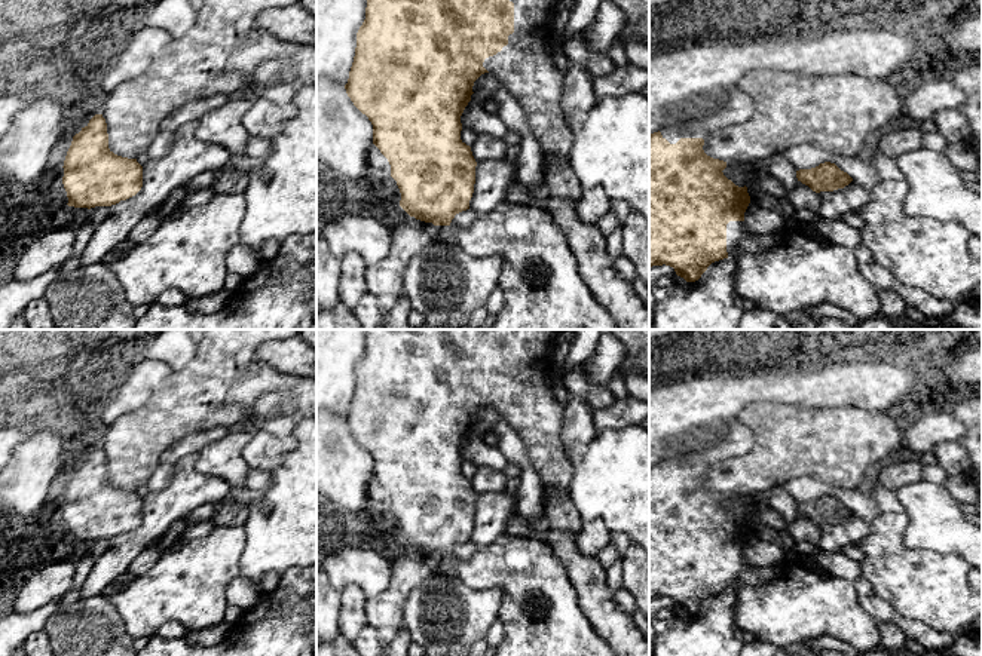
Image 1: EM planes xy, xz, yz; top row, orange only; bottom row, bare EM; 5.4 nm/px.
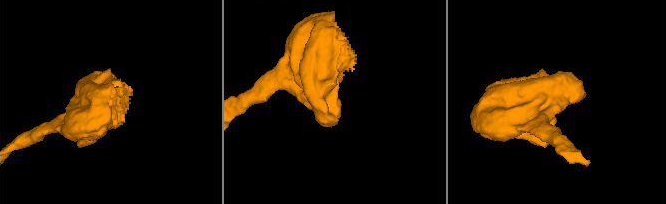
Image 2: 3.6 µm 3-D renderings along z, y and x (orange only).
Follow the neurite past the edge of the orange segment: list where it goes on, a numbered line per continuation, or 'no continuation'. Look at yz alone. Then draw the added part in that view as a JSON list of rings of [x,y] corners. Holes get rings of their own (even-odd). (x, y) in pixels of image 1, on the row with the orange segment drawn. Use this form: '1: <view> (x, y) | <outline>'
1: yz (780, 272) | [[[729,221],[726,224],[726,252],[728,257],[737,251],[737,294],[750,300],[755,307],[773,312],[778,316],[808,309],[820,303],[832,303],[860,321],[877,316],[881,310],[878,288],[871,283],[860,272],[860,264],[853,249],[836,245],[825,237],[813,237],[798,229],[790,234],[787,230],[765,236],[749,234],[744,221]]]

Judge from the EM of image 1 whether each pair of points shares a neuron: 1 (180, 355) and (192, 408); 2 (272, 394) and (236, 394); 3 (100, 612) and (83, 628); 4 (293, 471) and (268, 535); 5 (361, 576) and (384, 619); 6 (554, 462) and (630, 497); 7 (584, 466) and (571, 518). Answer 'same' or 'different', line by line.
1: different
2: same
3: same
4: same
5: different
6: different
7: different

